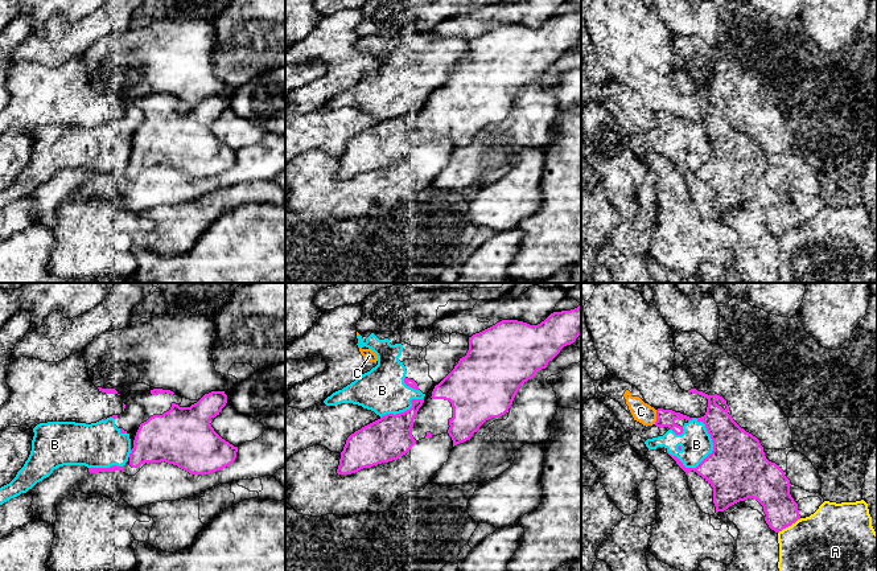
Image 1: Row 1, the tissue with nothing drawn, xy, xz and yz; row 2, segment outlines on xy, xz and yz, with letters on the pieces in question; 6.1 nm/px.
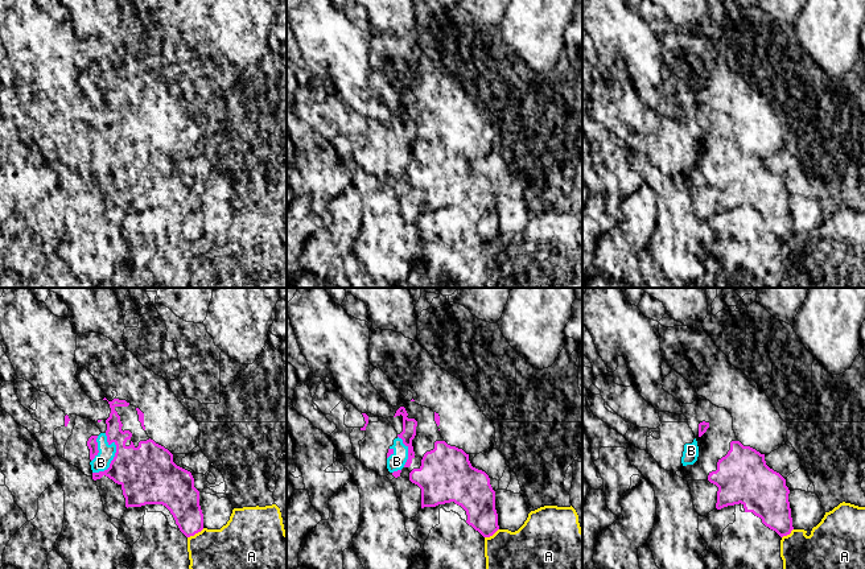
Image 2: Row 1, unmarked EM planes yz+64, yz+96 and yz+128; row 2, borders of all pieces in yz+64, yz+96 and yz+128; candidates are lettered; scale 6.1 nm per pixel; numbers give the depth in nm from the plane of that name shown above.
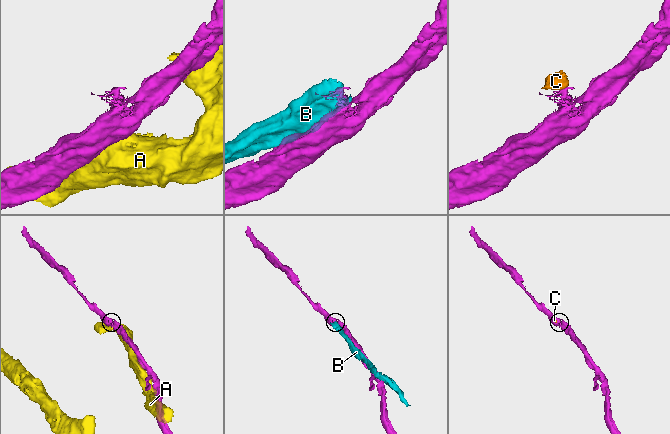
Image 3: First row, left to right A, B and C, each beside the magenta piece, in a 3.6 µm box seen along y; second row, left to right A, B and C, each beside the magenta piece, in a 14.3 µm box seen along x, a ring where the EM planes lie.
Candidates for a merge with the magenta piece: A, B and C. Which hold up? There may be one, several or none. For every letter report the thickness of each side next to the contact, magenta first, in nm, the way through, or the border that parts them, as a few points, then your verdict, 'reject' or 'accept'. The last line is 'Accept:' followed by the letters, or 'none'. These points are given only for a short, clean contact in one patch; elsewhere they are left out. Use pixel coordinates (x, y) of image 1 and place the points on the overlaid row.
A: calibres 220 and 360 nm; reject
B: calibres 380 and 190 nm; reject
C: calibres 110 and 120 nm; reject
Accept: none

